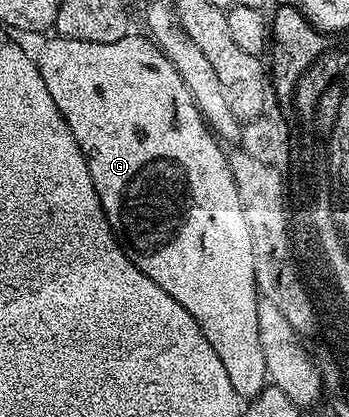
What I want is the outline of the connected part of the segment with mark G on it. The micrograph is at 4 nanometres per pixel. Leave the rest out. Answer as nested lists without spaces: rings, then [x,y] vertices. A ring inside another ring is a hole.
[[[129,34],[118,42],[91,44],[74,38],[53,35],[40,48],[40,73],[54,106],[66,118],[74,142],[90,166],[94,190],[102,202],[102,210],[110,222],[130,262],[142,270],[178,306],[186,306],[198,322],[206,342],[214,346],[214,354],[230,378],[230,386],[241,398],[251,398],[269,383],[266,358],[262,358],[262,342],[258,339],[258,295],[252,276],[252,248],[248,244],[249,225],[244,224],[232,176],[224,168],[220,156],[221,141],[198,110],[186,82],[151,39]]]

